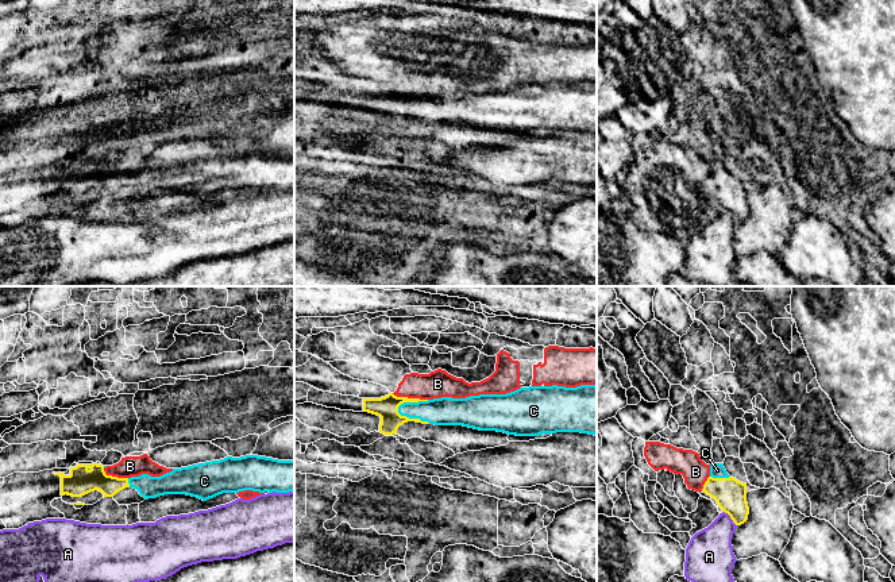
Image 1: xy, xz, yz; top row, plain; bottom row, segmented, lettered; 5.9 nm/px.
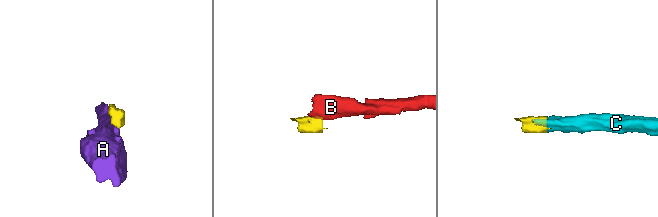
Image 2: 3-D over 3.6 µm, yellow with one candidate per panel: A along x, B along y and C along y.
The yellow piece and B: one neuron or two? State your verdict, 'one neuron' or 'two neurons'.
two neurons

